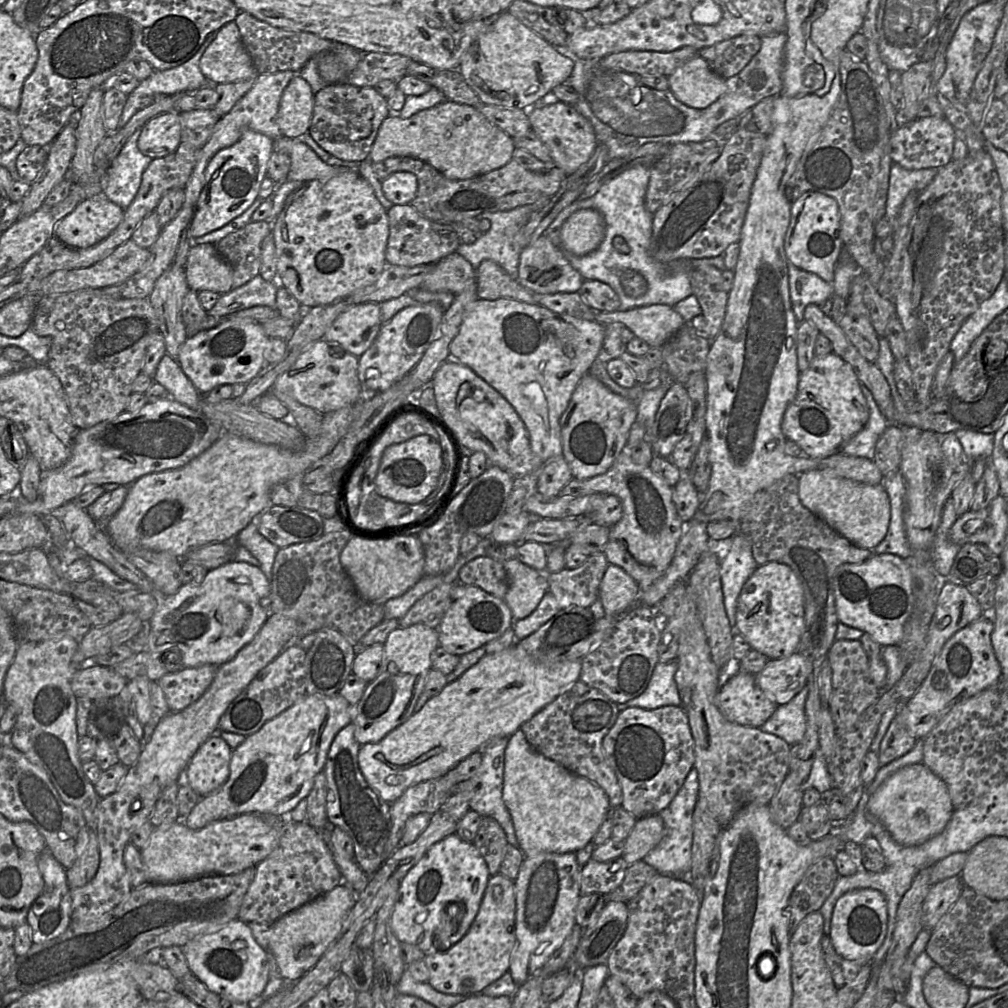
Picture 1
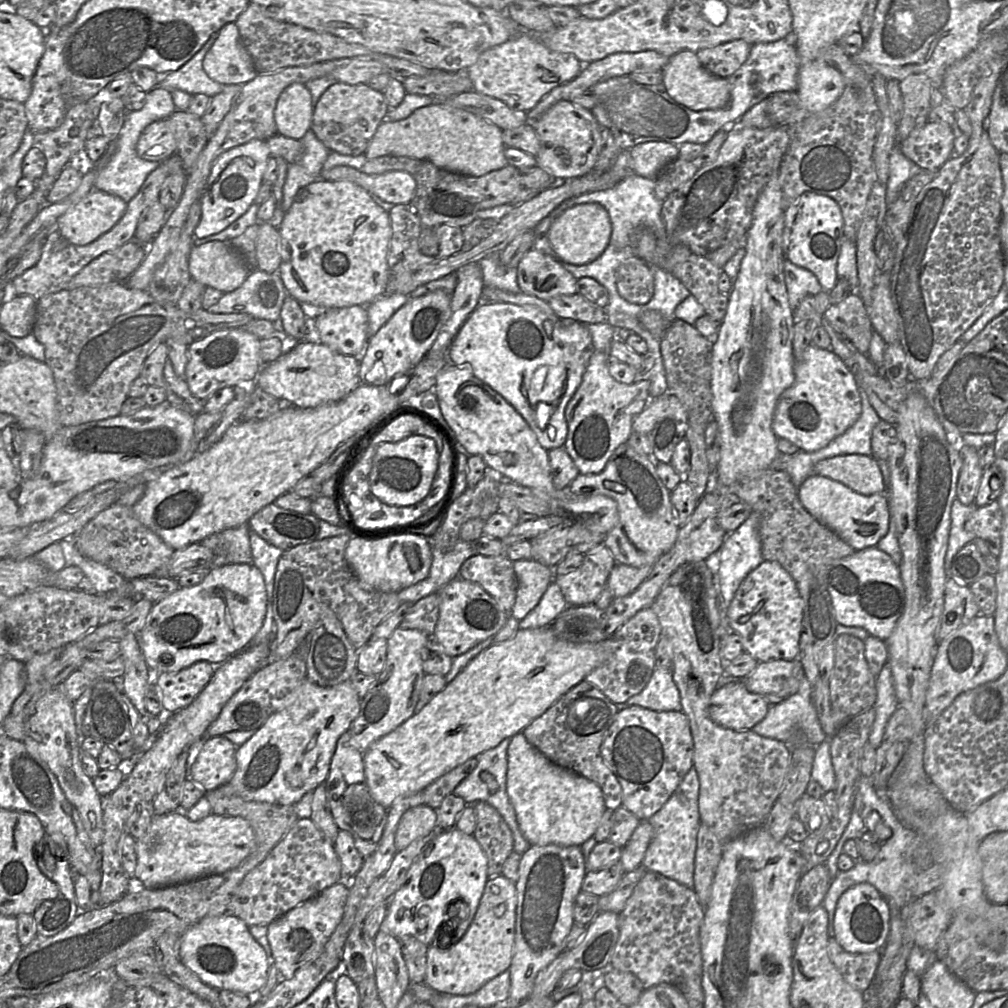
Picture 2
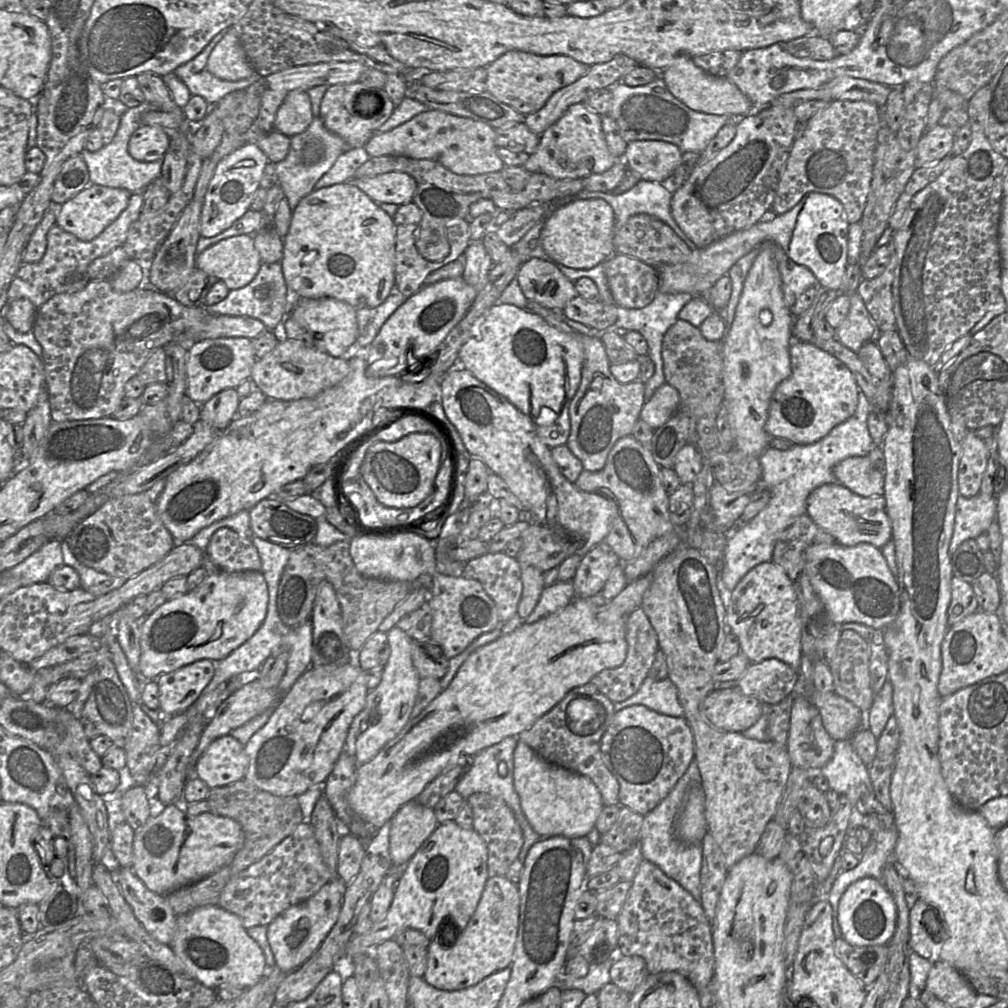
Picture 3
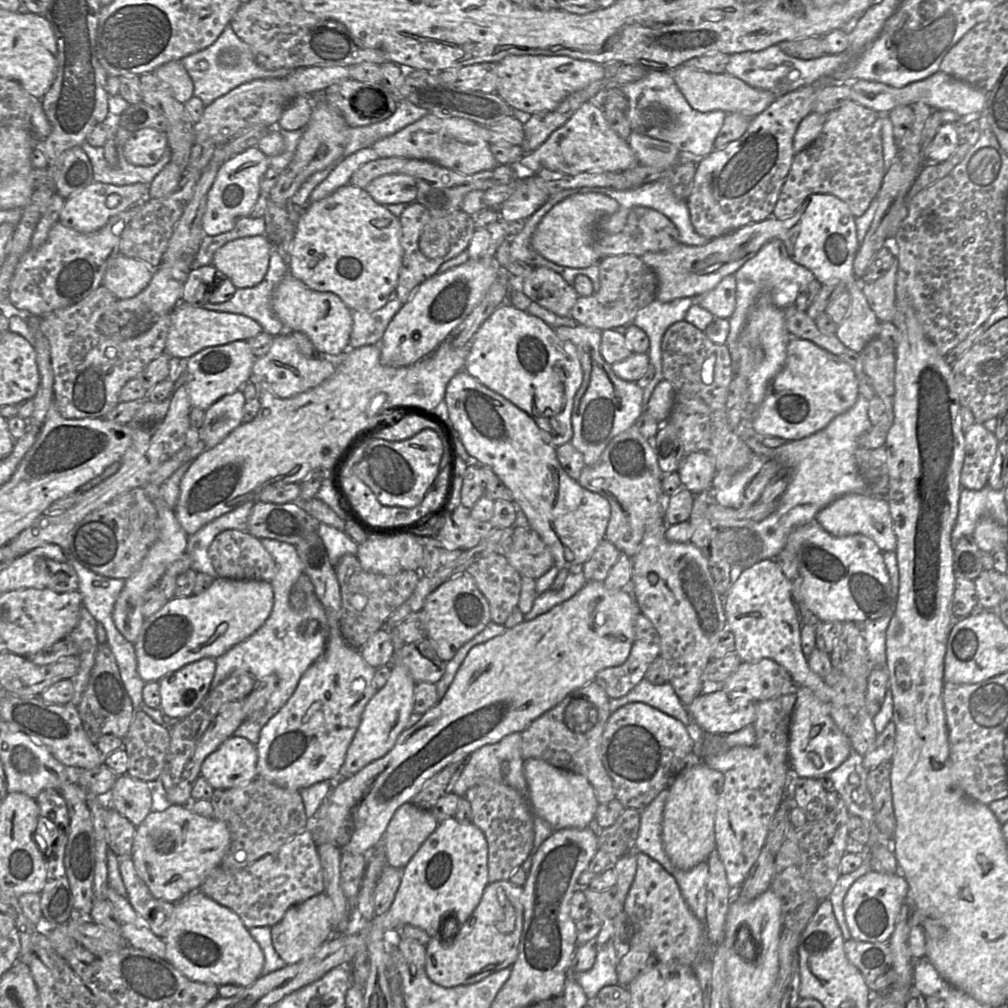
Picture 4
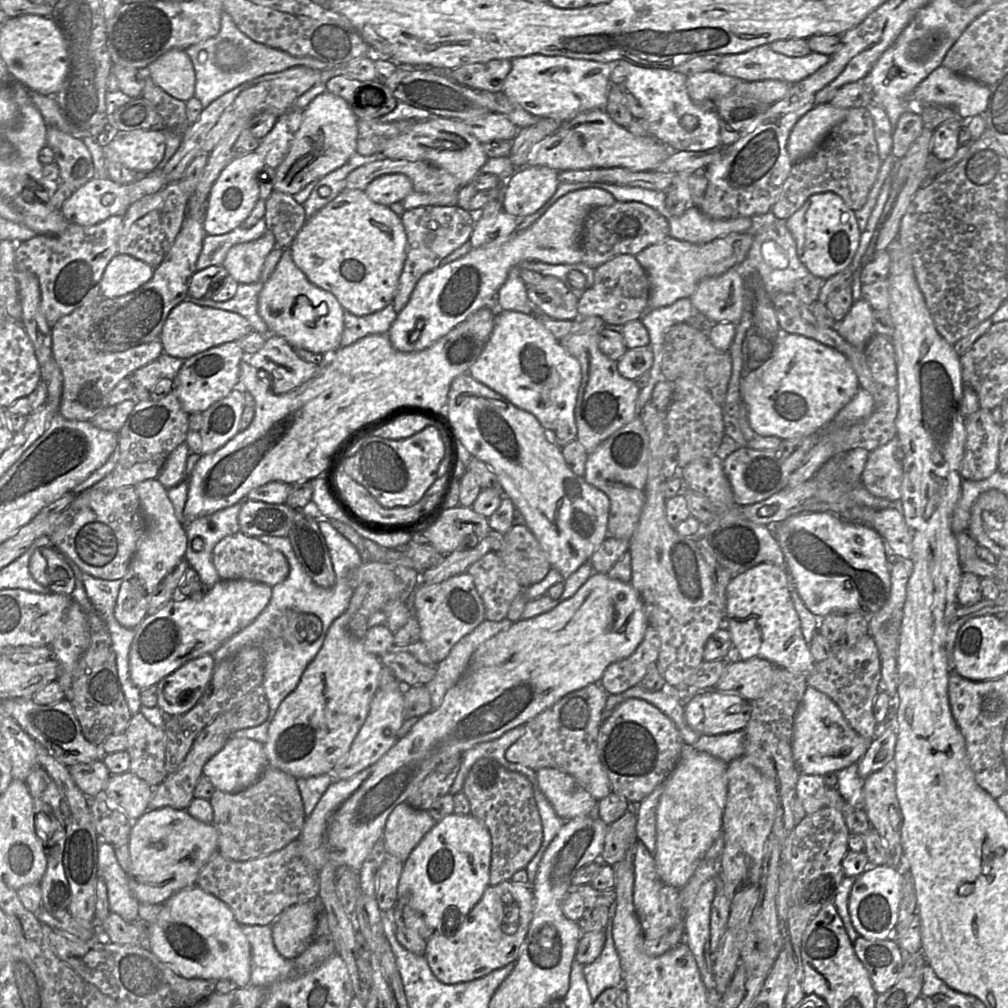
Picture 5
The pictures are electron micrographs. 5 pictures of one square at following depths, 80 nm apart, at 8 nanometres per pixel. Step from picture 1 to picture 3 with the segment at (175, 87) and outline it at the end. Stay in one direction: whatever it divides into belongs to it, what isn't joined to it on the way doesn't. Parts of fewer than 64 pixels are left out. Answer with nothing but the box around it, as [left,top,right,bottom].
[174,30,261,106]

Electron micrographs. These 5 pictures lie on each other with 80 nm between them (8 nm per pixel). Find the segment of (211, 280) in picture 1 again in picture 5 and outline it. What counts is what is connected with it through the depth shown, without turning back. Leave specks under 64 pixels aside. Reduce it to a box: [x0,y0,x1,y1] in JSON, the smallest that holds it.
[222,230,275,283]

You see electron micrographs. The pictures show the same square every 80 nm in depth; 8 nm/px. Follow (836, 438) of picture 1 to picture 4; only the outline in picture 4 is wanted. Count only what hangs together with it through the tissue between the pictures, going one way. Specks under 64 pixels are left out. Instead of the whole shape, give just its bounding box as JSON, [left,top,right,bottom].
[753,337,859,440]

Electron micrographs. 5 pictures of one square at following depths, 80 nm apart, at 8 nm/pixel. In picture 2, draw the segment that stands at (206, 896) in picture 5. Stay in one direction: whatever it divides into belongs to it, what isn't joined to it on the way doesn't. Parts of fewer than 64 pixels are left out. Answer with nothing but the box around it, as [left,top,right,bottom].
[180,914,268,995]

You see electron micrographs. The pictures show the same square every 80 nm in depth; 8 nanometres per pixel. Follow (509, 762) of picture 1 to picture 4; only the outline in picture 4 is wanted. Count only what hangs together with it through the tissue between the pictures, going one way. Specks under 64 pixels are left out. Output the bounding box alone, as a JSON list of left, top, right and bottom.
[523,758,599,830]

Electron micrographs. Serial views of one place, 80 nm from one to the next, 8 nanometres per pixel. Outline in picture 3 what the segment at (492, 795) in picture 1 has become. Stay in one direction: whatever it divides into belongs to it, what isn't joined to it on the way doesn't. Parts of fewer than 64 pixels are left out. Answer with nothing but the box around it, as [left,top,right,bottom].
[454,737,542,863]

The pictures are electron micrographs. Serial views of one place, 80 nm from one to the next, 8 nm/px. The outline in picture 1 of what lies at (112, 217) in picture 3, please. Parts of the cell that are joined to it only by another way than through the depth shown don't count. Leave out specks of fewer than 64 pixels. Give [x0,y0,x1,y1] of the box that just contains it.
[54,195,124,248]

